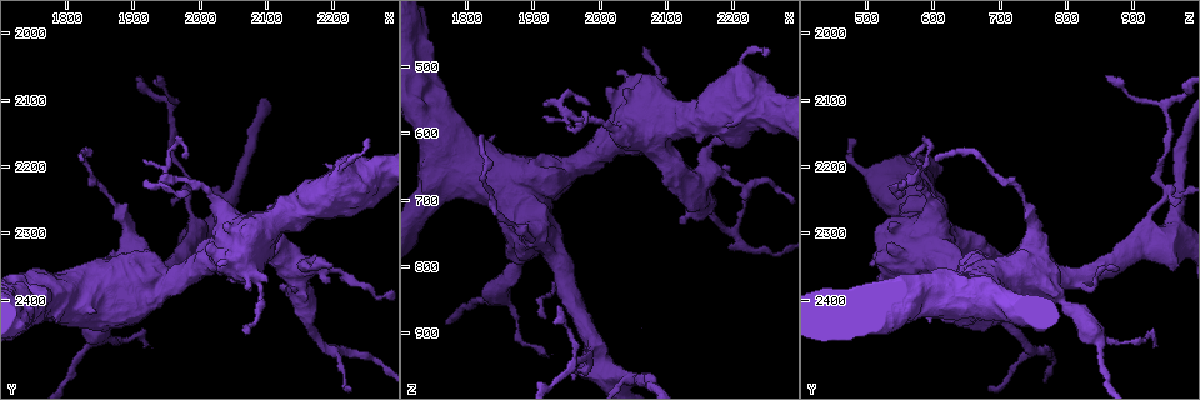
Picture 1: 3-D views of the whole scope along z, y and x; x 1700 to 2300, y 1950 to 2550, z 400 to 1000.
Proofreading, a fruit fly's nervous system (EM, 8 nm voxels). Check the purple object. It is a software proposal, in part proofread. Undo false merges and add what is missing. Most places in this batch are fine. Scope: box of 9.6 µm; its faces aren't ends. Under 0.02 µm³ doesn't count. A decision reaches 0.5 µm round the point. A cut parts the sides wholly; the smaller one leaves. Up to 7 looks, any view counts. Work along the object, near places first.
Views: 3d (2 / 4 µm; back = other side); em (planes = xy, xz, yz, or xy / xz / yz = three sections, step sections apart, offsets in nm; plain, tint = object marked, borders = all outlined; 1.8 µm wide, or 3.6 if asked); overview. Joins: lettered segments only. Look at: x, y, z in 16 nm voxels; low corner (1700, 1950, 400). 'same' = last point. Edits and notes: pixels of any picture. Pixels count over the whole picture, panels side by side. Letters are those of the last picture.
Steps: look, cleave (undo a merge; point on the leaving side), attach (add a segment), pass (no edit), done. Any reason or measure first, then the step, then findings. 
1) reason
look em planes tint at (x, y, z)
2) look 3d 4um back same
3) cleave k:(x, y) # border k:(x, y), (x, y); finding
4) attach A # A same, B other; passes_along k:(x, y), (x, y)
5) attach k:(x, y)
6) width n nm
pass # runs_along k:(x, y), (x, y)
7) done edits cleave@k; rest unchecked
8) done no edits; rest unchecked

abrupt turn
look 3d 2um at (1940, 2220, 555)

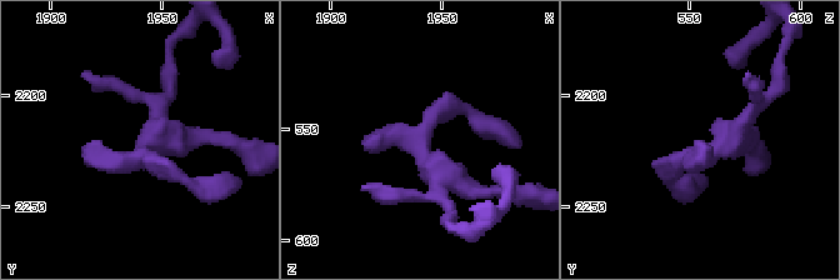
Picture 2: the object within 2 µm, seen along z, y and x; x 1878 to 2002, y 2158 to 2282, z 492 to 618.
need the tissue
look em planes borders at (1942, 2225, 560)

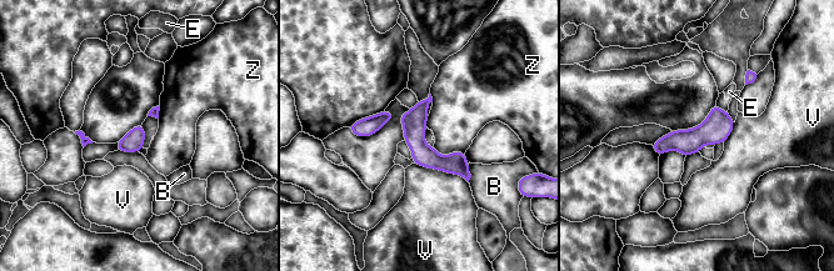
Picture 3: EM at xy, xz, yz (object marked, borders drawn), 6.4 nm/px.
pass # B other, E other, V other, Z other; runs_along 3:(420, 104), (418, 144), (467, 175); one neuron here

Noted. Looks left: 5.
free end
look em 3.6um planes borders at (1985, 2350, 965)

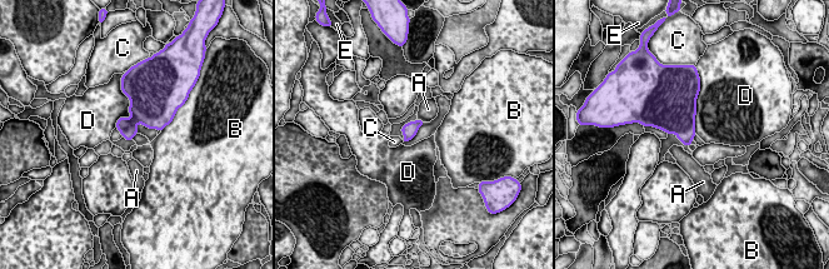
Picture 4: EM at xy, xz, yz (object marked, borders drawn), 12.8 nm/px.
pass # A other, B other, C other, D other, E other; border 4:(126, 95), (129, 116), (115, 126); no lettered segment goes on from it

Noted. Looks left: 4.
look 3d 4um at (1925, 2470, 935)

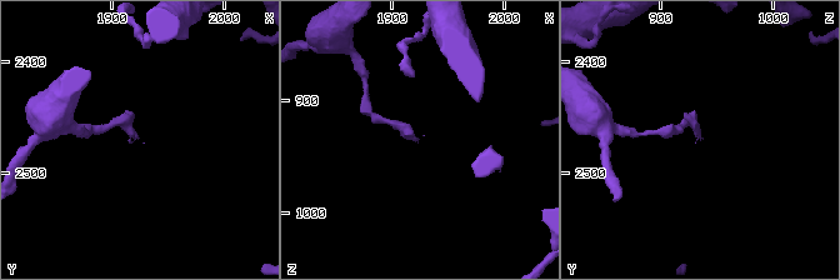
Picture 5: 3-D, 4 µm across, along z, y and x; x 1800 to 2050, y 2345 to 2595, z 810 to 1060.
shape alone is not enough
look em 3.6um yz step 8 borders at (1922, 2470, 932)

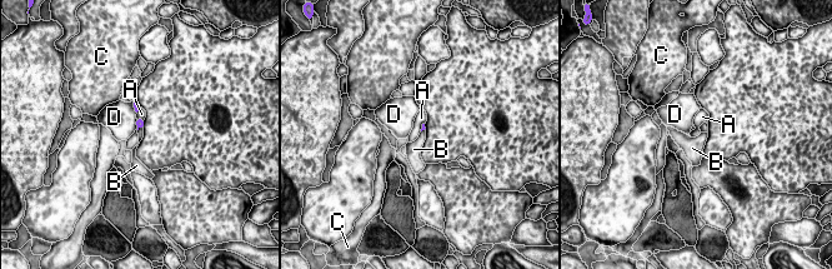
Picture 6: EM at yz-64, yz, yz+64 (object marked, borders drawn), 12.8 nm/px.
pass # A other, B other, C other, D other; border 6:(136, 118), (143, 120); no lettered segment goes on from it

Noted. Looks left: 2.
done no edits; rest unchecked

